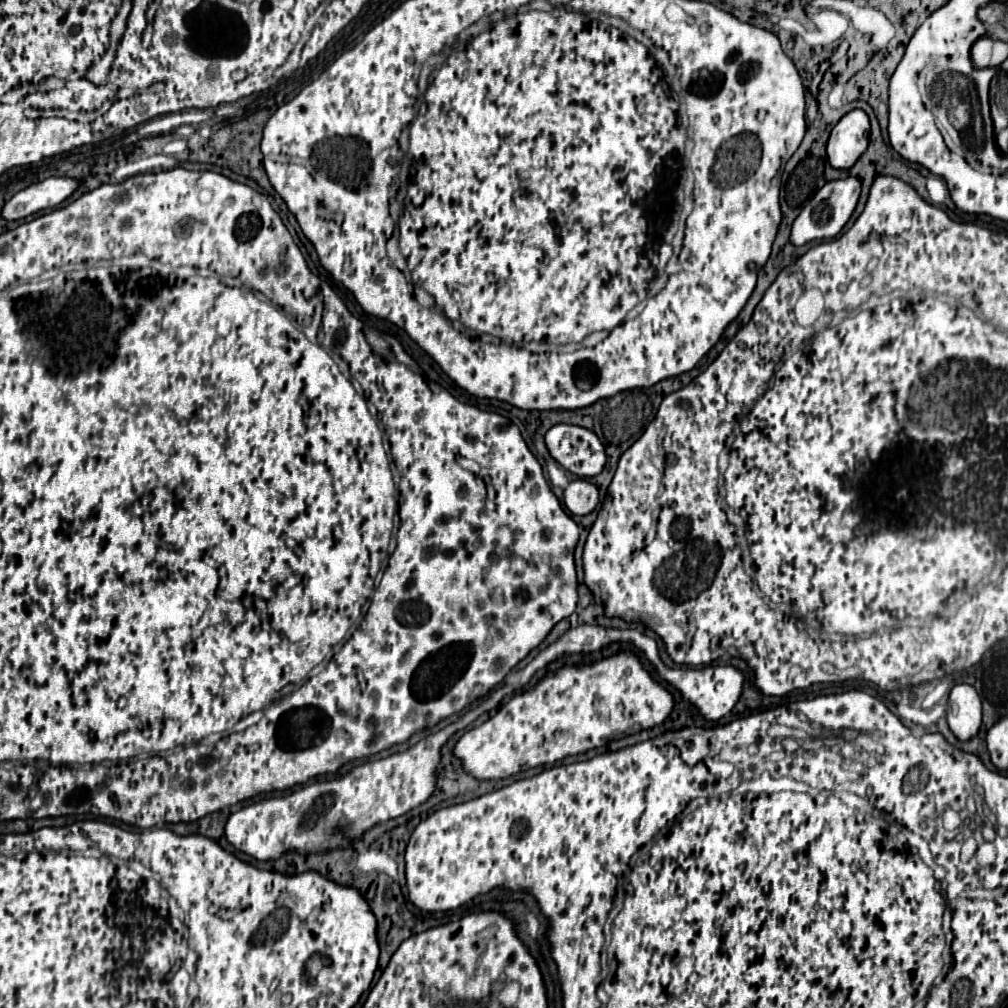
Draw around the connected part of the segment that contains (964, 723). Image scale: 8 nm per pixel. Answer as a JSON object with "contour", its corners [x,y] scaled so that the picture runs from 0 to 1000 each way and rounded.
{"contour":[[[950,678],[944,682],[940,691],[940,719],[944,727],[958,735],[966,731],[974,717],[974,697],[968,684],[960,678]]]}

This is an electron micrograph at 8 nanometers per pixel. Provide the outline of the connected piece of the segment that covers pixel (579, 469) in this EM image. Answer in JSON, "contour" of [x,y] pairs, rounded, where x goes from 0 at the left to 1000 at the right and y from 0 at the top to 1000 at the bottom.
{"contour":[[[550,422],[542,430],[546,451],[573,473],[589,473],[601,461],[601,447],[589,428],[573,422]]]}

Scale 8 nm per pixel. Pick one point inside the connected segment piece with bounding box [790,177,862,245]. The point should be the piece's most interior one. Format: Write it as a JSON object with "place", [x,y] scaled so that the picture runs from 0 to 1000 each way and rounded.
{"place":[821,209]}

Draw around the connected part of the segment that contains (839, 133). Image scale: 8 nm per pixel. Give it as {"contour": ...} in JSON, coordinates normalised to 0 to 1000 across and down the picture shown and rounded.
{"contour":[[[847,108],[839,112],[823,132],[821,160],[829,168],[843,168],[859,150],[863,134],[863,120],[859,110]]]}

